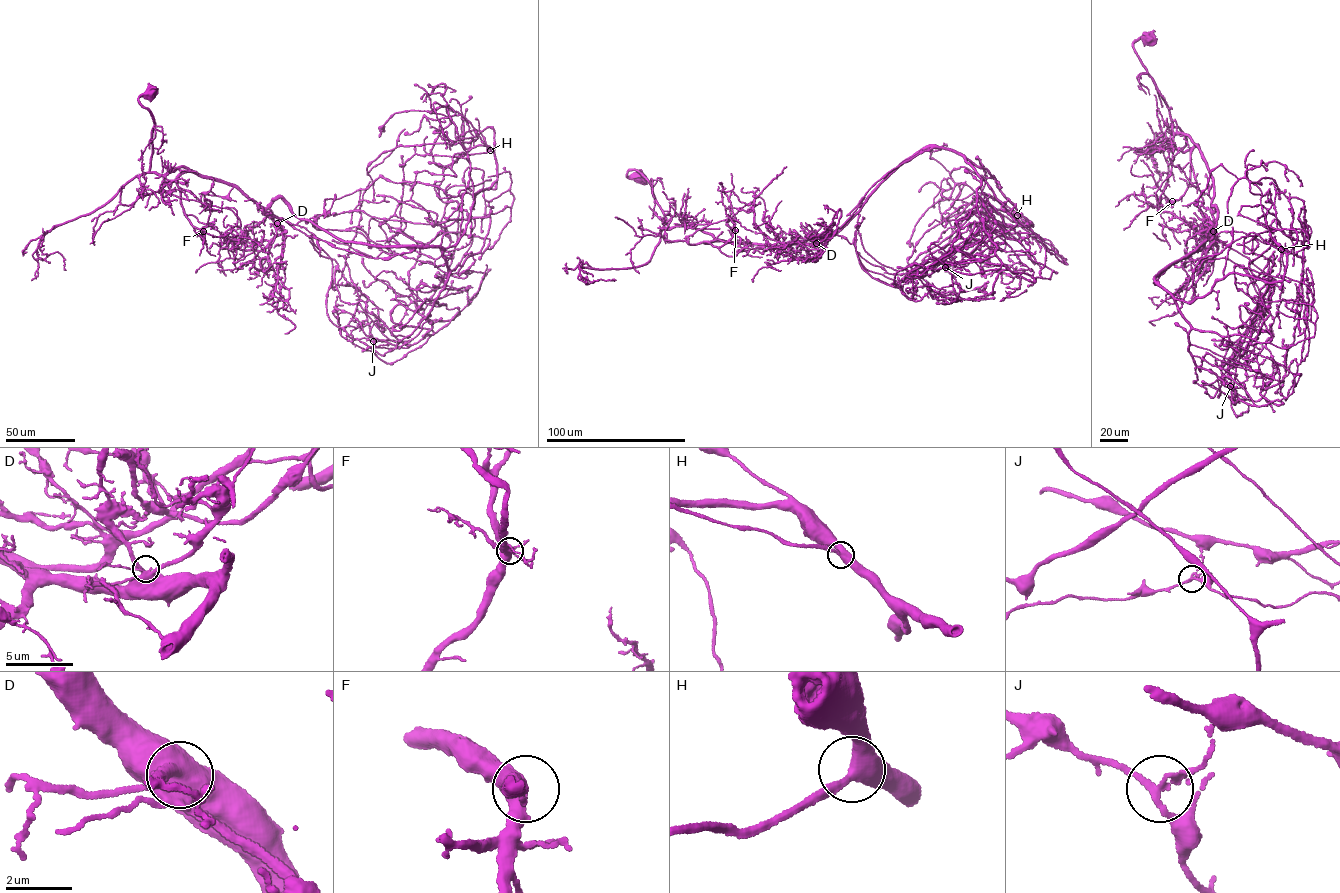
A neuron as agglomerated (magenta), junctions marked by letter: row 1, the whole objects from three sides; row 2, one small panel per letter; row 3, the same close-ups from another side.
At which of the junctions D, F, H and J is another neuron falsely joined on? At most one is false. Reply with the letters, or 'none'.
J

